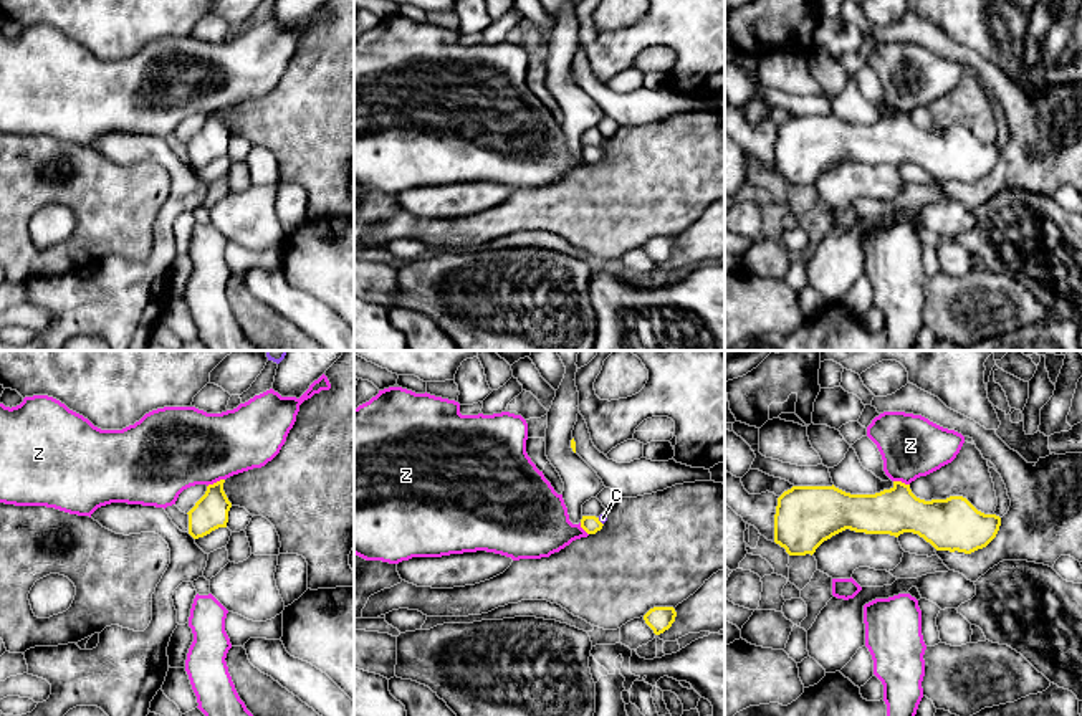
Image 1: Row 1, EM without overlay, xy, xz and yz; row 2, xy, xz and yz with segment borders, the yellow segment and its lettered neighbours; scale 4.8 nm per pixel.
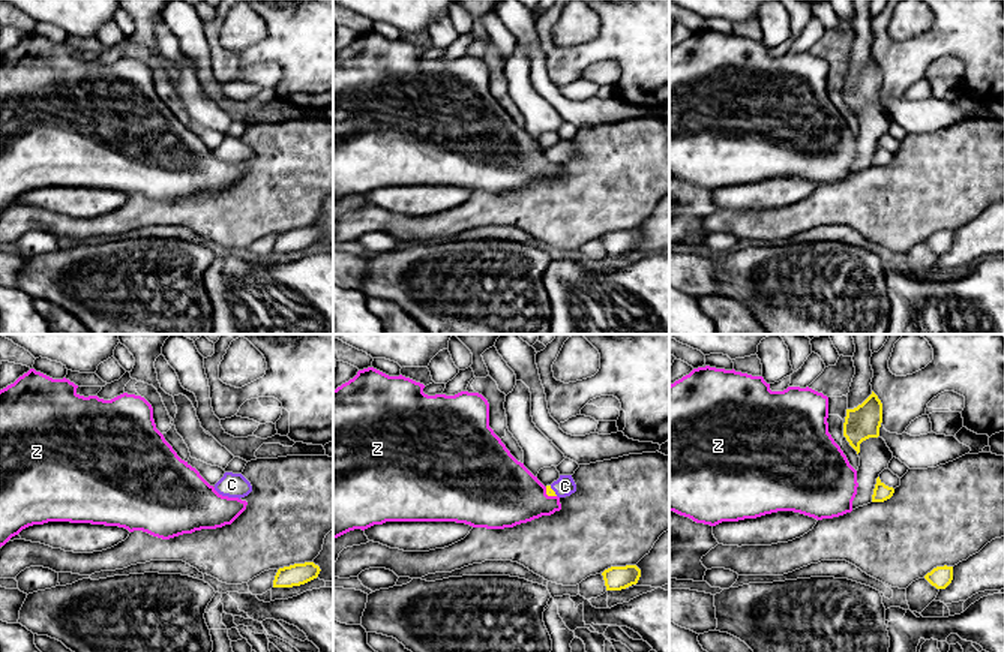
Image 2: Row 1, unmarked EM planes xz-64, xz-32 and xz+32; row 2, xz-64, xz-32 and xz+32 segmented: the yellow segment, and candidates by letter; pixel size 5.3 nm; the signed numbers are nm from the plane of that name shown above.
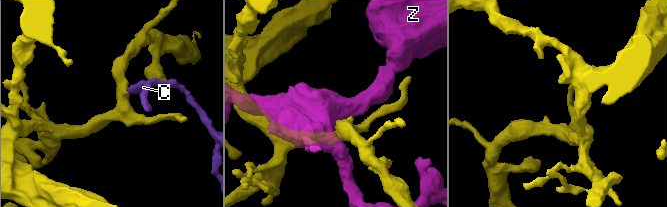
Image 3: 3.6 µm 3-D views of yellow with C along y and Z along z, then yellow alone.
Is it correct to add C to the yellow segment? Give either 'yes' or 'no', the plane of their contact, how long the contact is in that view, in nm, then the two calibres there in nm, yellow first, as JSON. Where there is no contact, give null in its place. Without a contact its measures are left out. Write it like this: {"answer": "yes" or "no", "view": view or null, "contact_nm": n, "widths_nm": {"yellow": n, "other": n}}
{"answer": "yes", "view": "xz", "contact_nm": 50, "widths_nm": {"yellow": 90, "other": 50}}

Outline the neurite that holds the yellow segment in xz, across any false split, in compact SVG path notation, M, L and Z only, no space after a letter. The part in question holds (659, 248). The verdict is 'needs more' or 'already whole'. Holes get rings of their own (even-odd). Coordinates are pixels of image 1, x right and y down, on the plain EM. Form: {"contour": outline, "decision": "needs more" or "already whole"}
{"contour": "M654 236L644 245L644 250L655 265L660 265L672 256L675 246L677 241L673 236Z", "decision": "already whole"}

